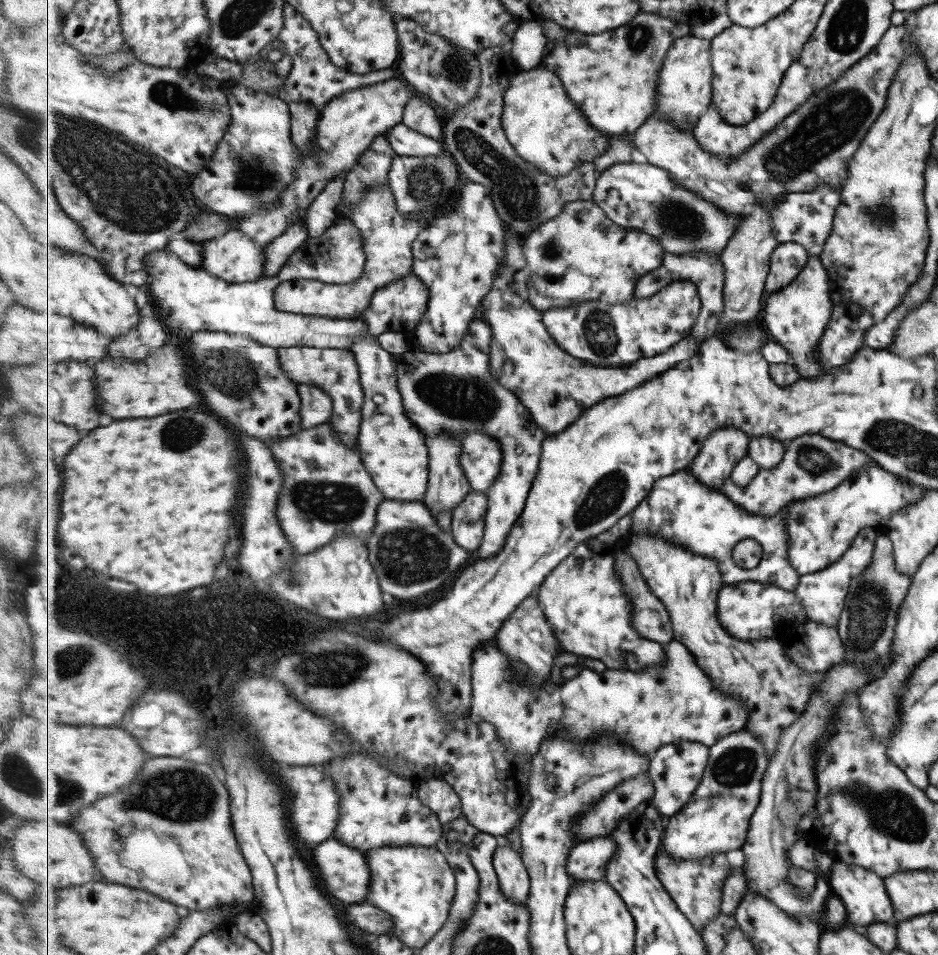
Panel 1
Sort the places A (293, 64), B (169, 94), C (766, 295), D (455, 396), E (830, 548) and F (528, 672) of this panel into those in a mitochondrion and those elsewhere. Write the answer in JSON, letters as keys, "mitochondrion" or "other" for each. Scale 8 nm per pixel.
{"A":"other","B":"mitochondrion","C":"other","D":"mitochondrion","E":"other","F":"mitochondrion"}

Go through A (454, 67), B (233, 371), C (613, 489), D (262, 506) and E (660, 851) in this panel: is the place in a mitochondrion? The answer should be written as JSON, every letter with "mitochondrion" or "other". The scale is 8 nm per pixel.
{"A":"mitochondrion","B":"mitochondrion","C":"mitochondrion","D":"other","E":"other"}

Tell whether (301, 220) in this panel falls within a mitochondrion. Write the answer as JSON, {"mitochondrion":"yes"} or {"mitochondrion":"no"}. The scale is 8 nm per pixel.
{"mitochondrion":"no"}

